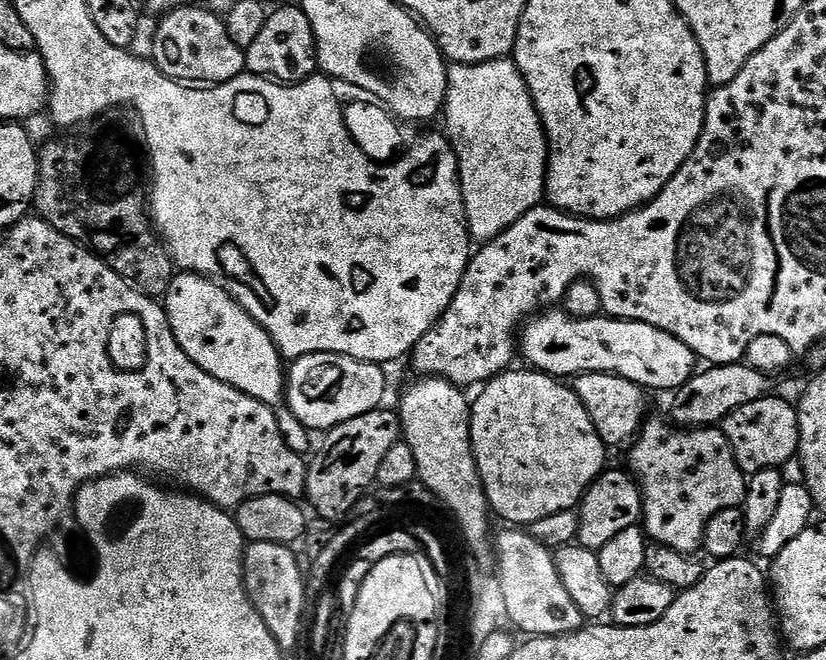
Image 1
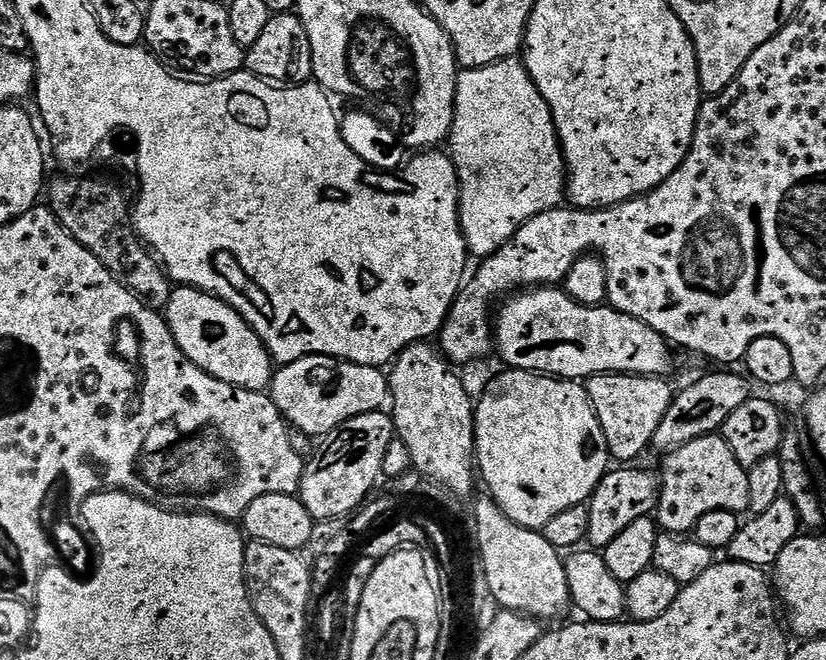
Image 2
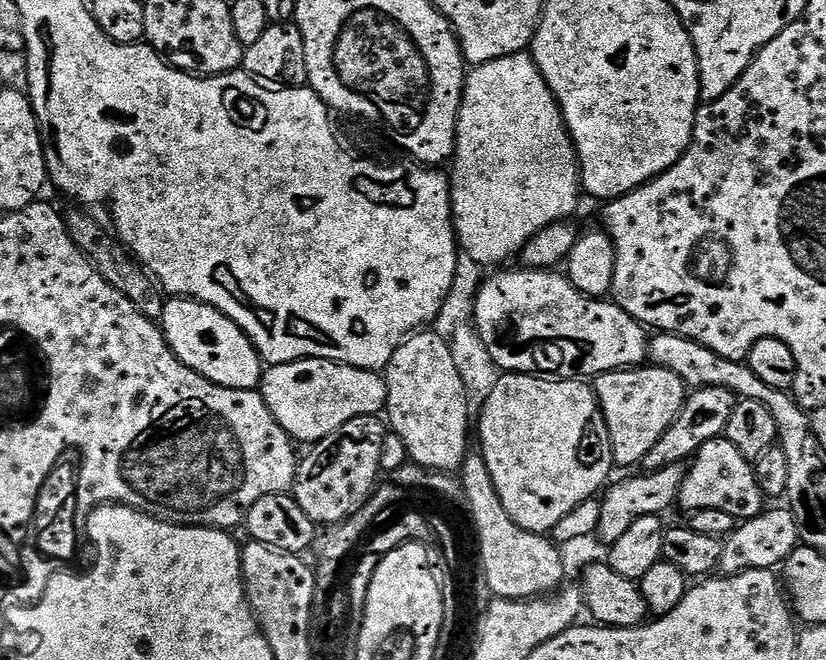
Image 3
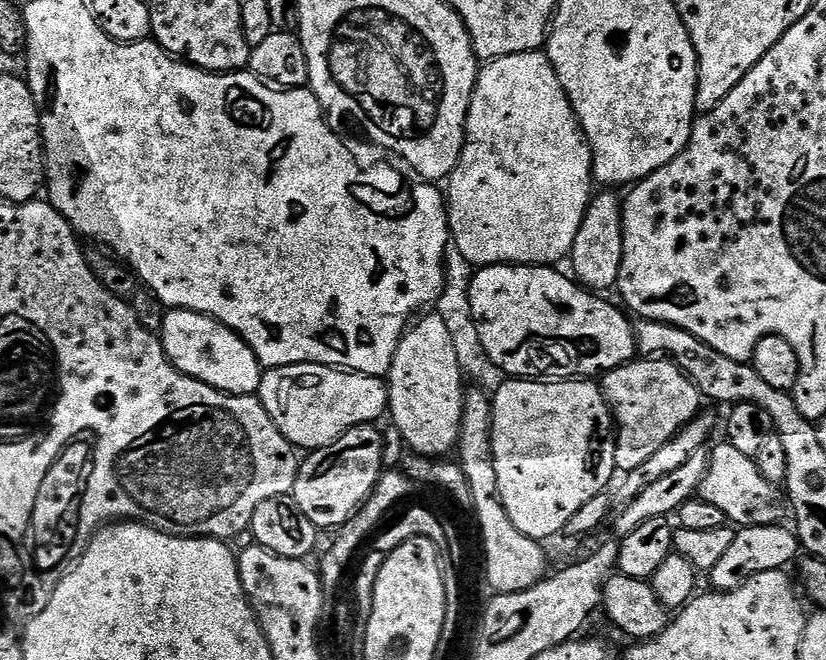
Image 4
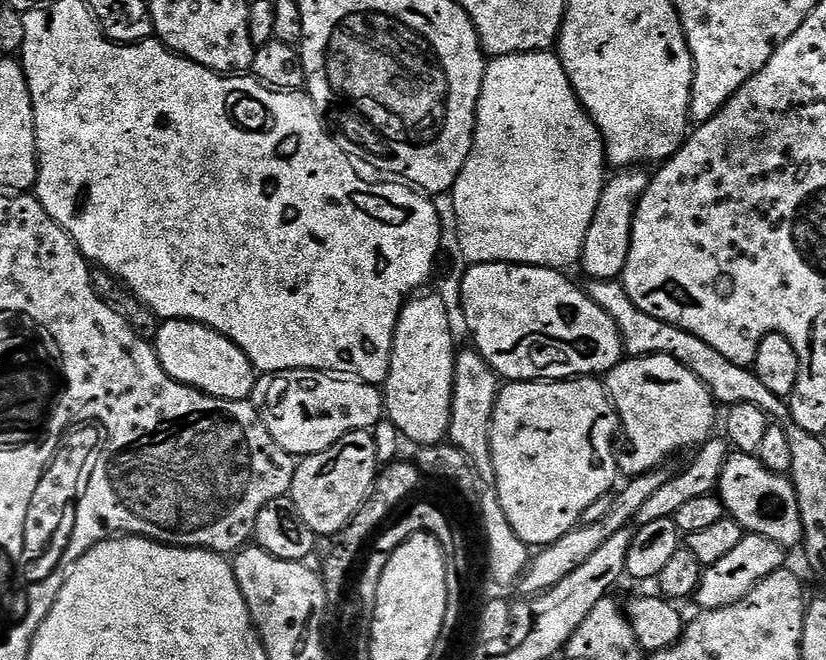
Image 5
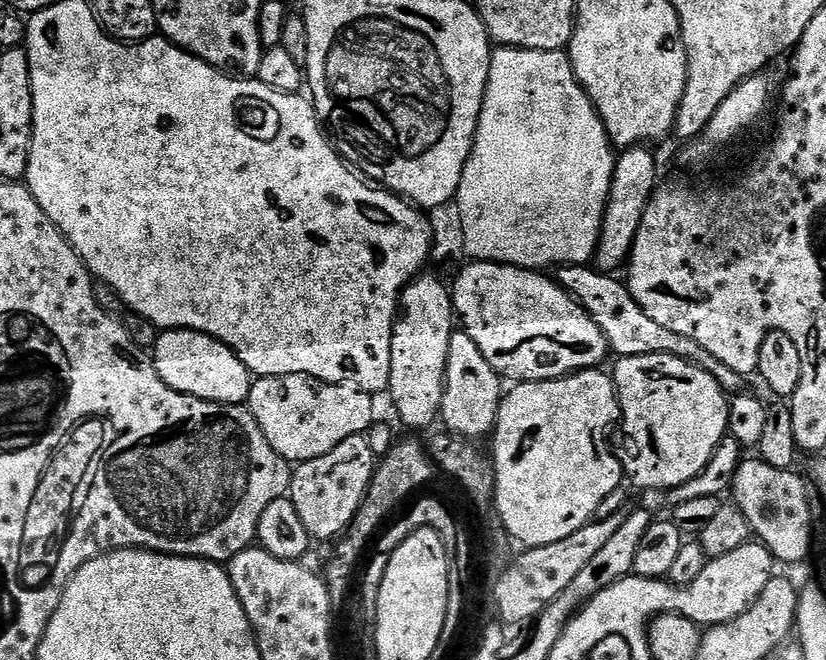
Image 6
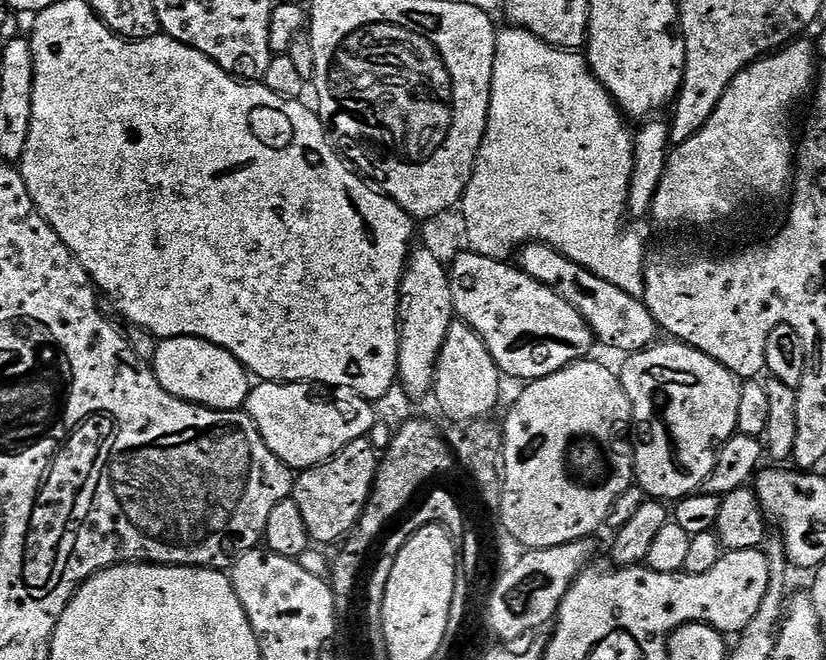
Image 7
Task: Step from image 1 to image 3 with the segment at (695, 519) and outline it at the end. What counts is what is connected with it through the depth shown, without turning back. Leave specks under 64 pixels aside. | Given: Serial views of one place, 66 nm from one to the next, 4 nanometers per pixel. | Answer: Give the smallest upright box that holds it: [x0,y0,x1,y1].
[678,435,766,522]

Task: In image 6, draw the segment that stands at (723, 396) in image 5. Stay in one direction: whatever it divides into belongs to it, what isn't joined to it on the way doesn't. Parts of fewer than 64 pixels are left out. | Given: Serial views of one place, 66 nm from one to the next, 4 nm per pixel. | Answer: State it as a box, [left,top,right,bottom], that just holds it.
[558,264,746,394]

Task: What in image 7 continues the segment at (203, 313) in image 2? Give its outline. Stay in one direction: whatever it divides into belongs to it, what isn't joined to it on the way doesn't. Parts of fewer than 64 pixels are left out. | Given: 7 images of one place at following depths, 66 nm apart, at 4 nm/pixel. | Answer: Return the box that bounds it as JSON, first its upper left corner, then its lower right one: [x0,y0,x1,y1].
[150,336,250,412]

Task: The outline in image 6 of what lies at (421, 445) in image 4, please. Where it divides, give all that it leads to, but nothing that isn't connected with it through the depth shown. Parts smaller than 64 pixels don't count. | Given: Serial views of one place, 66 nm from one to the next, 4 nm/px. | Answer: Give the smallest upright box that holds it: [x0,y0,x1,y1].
[387,274,454,428]

